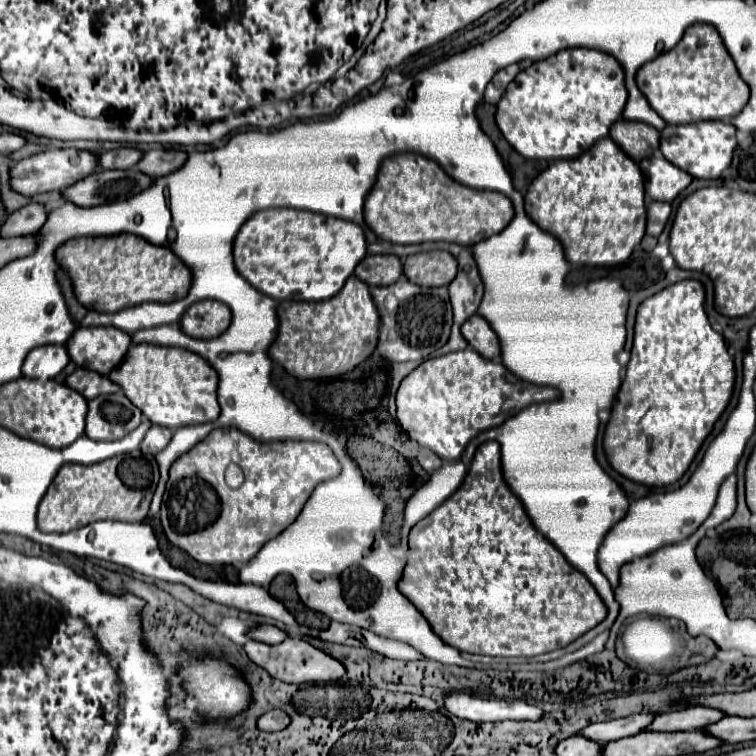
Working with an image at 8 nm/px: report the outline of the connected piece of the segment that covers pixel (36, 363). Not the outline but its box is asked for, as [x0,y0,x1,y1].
[22,345,70,379]

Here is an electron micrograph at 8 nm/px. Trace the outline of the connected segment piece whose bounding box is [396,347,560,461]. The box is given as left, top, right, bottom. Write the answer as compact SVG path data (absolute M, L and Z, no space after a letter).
M468 347L428 359L414 369L398 387L396 417L410 439L428 447L442 459L456 461L476 433L502 425L532 401L554 401L560 397L552 387L532 387L530 395L526 395L526 387L528 385L516 381L502 363L488 361Z

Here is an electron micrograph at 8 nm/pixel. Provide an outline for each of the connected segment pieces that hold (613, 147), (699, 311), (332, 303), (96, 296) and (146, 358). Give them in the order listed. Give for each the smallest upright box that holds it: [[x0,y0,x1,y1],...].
[[524,137,646,265],[604,279,736,485],[268,277,380,379],[56,233,192,313],[110,343,220,429]]

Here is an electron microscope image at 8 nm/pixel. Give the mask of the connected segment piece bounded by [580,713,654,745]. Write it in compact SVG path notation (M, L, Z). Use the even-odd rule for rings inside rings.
M636 713L630 717L606 721L606 723L592 723L584 731L580 731L580 735L588 737L592 741L598 741L600 745L606 745L610 741L630 737L630 735L644 731L652 721L654 721L652 713Z

